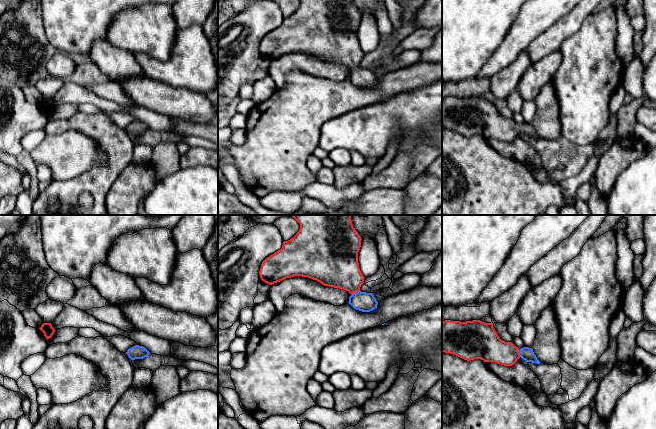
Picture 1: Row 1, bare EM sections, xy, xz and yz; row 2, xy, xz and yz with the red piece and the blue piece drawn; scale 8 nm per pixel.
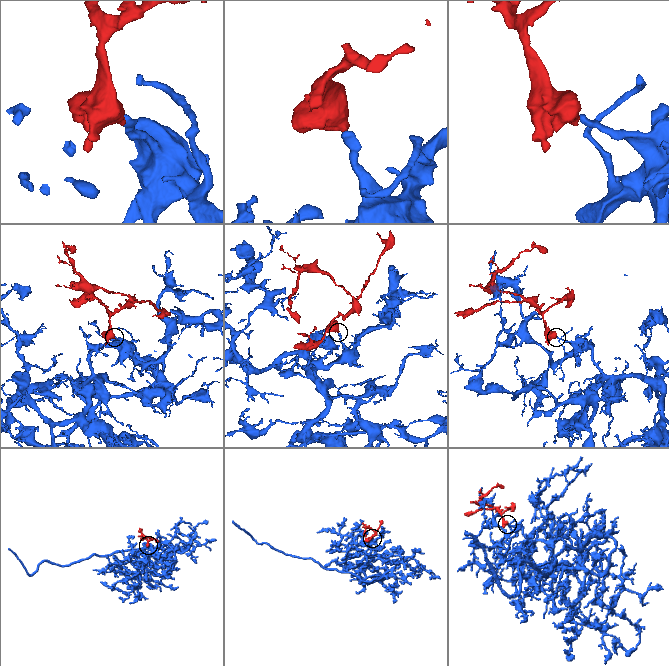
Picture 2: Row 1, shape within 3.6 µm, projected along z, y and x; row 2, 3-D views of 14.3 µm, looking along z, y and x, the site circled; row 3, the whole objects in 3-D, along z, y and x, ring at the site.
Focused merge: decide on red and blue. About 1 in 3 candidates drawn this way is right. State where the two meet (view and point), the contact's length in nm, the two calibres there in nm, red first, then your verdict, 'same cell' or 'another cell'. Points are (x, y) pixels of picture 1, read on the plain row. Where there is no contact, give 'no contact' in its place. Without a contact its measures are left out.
contact xz (355, 68); length 80 nm; calibres 320 and 160 nm; same cell

